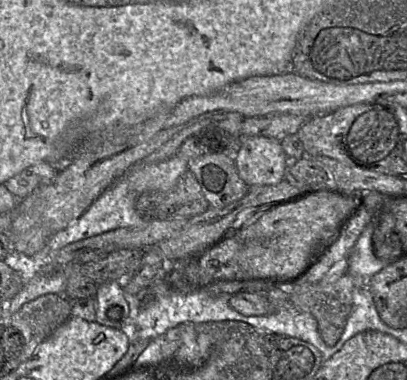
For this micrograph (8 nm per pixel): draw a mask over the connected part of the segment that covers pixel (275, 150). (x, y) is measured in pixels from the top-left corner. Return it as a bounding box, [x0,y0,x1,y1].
[233,136,290,186]

